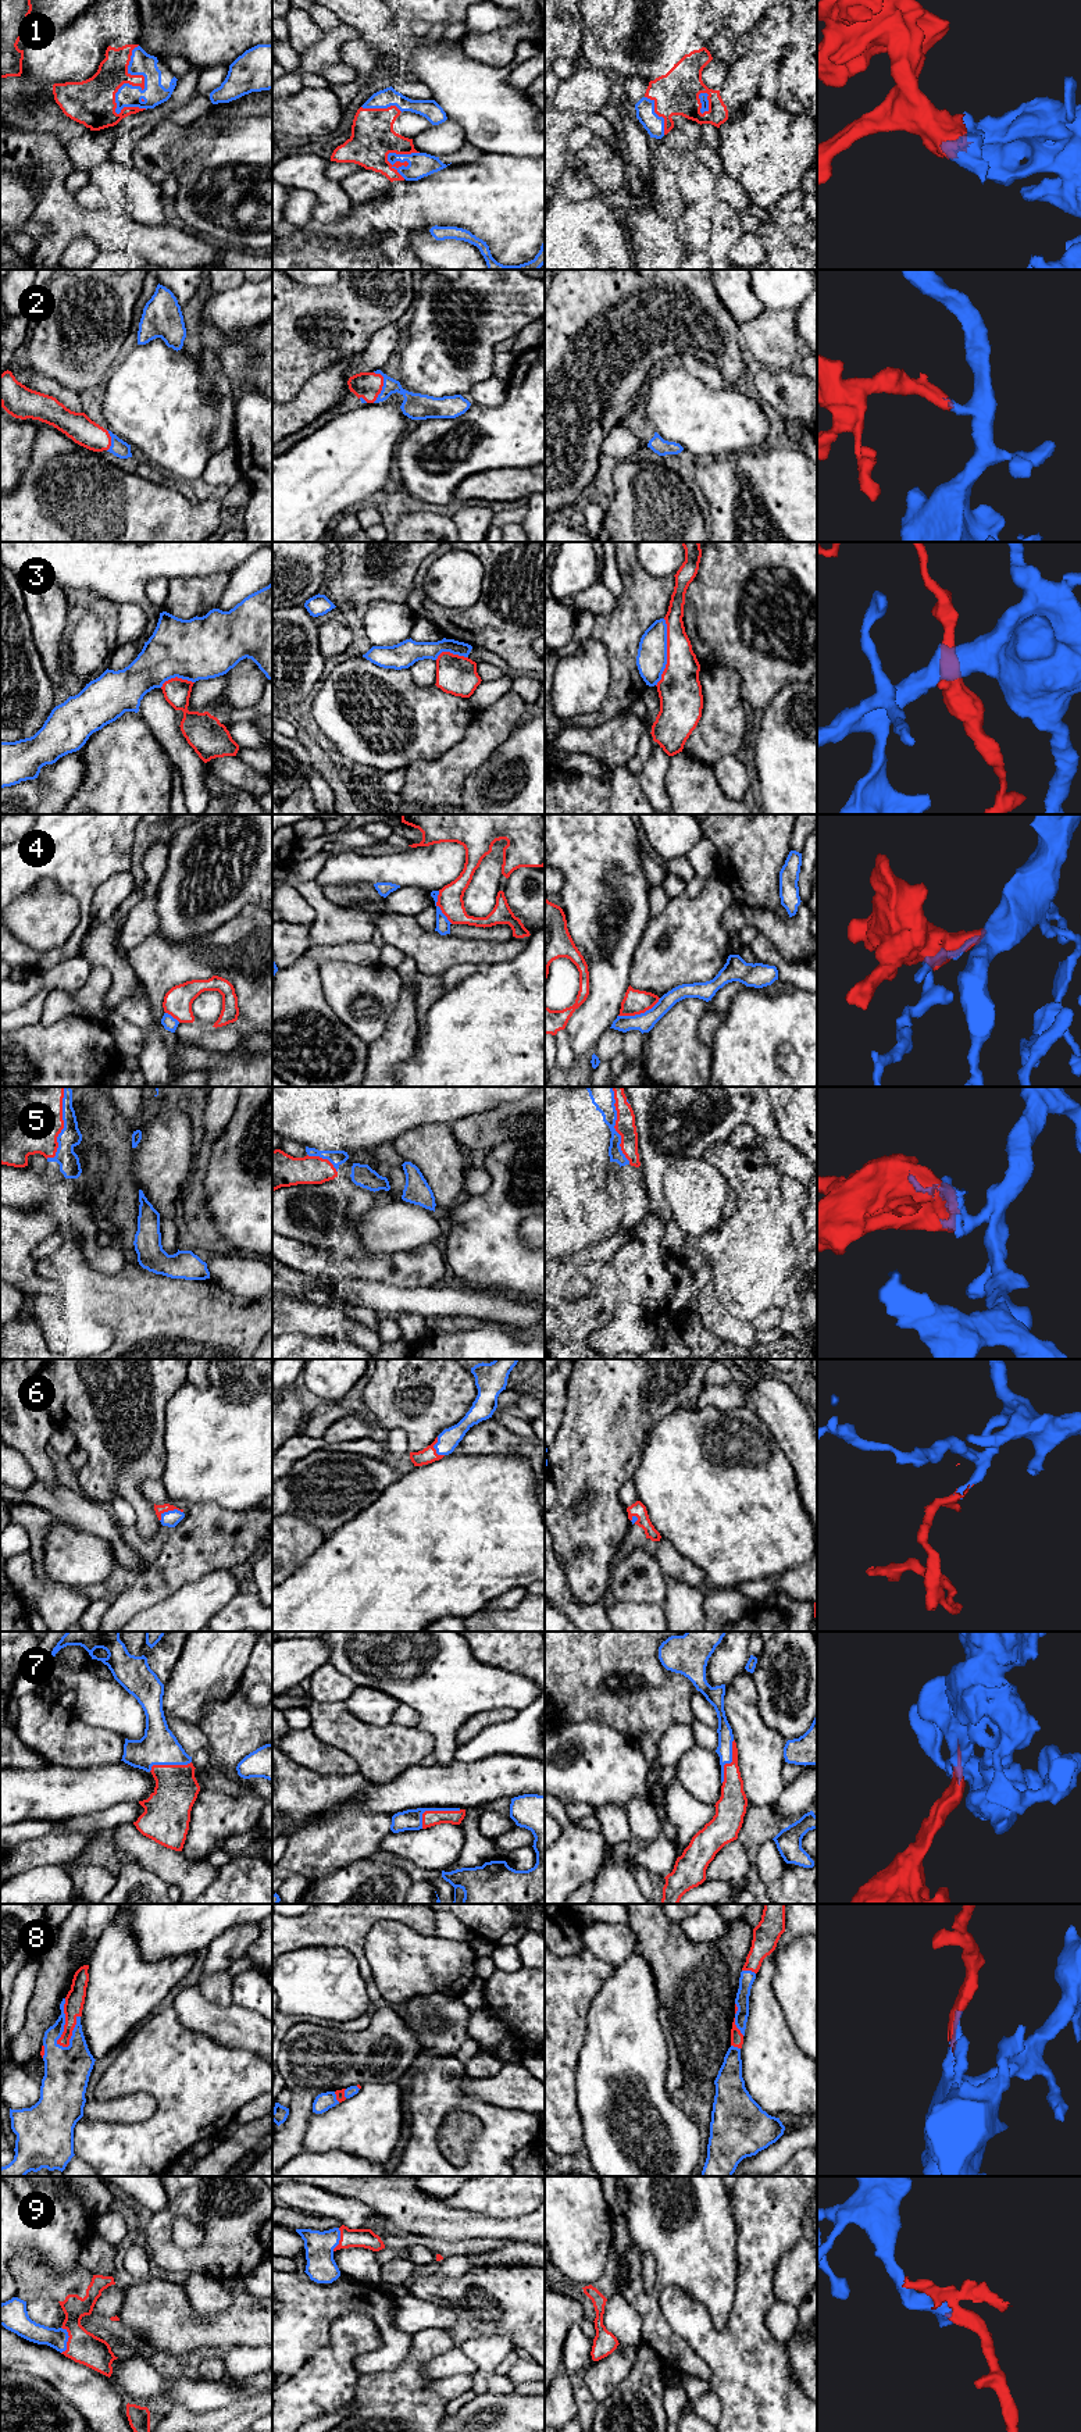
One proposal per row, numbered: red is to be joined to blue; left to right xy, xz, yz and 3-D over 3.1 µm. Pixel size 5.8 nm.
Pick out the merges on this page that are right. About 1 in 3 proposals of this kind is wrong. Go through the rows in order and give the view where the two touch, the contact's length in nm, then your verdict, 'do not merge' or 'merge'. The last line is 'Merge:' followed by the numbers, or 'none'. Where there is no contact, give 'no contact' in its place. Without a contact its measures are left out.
1: contact in xy; length 420 nm; merge
2: contact in xz; length 180 nm; merge
3: contact in yz; length 400 nm; do not merge
4: contact in yz; length 260 nm; do not merge
5: contact in xy; length 420 nm; merge
6: contact in xy; length 150 nm; merge
7: contact in xz; length 260 nm; merge
8: contact in xy; length 280 nm; merge
9: contact in xy; length 160 nm; merge
Merge: 1, 2, 5, 6, 7, 8, 9

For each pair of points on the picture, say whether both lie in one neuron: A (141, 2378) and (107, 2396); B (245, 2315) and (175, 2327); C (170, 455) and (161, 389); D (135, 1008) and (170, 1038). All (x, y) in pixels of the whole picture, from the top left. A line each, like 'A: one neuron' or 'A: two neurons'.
A: two neurons
B: one neuron
C: one neuron
D: one neuron

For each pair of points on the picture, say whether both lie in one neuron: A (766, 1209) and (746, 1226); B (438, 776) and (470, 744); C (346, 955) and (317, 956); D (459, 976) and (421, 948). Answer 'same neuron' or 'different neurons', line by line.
A: same neuron
B: same neuron
C: same neuron
D: different neurons

